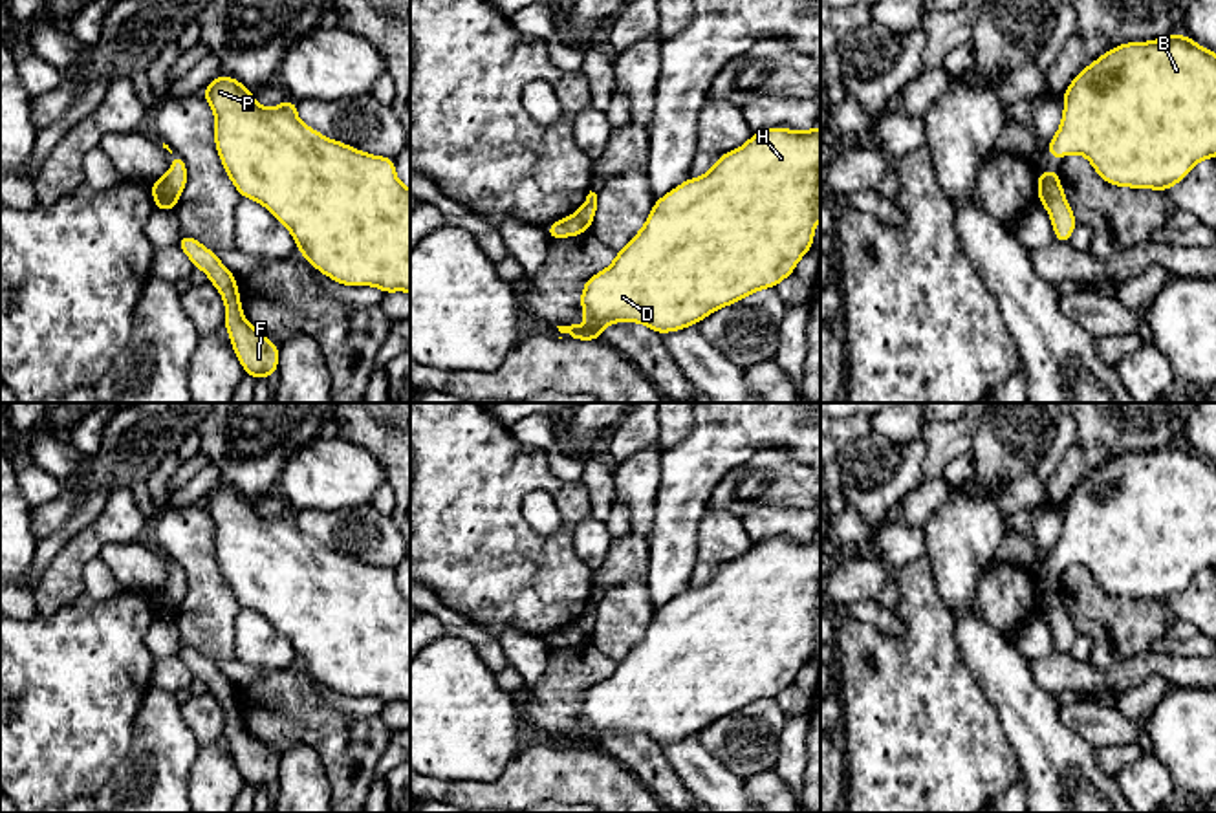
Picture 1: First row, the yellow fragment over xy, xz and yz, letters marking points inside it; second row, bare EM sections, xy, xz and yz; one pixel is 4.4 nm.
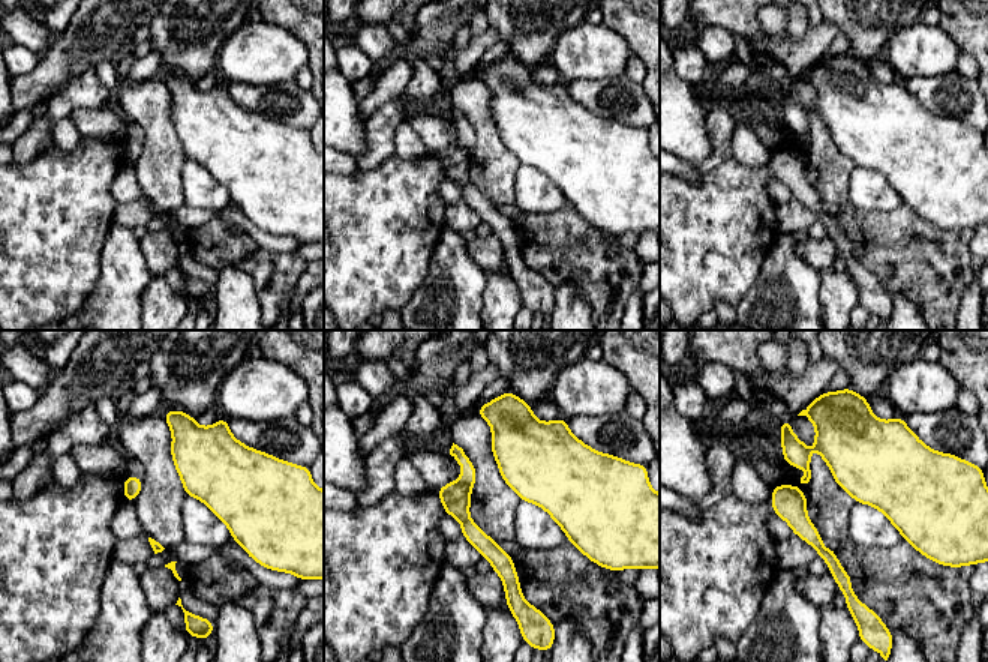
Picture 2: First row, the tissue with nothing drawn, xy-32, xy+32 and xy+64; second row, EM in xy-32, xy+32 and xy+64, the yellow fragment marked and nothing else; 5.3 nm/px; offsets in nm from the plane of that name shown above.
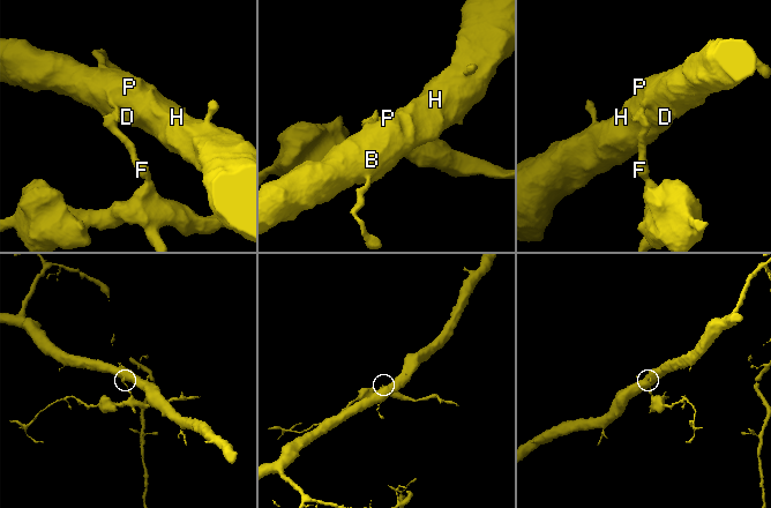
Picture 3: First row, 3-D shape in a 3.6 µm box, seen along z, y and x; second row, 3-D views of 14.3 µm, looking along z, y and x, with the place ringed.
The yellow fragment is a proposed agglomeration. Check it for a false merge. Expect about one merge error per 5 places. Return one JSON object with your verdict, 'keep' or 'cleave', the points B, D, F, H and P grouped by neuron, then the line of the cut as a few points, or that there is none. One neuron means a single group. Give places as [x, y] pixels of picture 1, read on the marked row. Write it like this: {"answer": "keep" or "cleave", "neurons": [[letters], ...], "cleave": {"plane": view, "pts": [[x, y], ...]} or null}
{"answer": "cleave", "neurons": [["B", "D", "H", "P"], ["F"]], "cleave": {"plane": "xy", "pts": [[160, 178], [167, 193], [176, 200]]}}

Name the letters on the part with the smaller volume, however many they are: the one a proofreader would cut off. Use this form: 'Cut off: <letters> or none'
Cut off: F

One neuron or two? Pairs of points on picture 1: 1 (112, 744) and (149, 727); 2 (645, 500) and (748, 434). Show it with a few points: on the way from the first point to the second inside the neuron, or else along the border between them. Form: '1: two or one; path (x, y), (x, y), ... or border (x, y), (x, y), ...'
1: two; border (145, 694), (134, 720), (130, 751), (112, 773)
2: two; border (660, 451), (656, 517), (647, 535)

